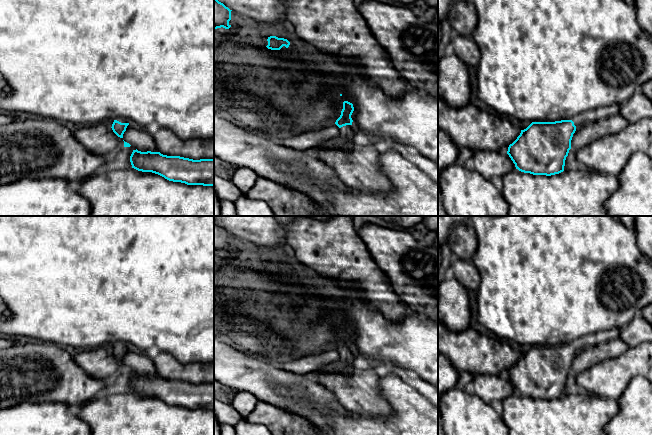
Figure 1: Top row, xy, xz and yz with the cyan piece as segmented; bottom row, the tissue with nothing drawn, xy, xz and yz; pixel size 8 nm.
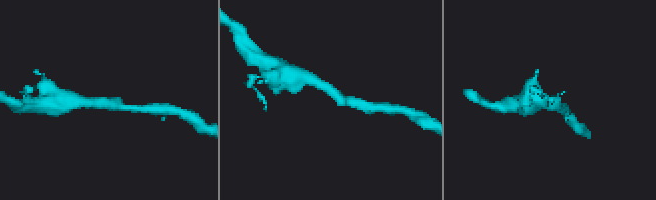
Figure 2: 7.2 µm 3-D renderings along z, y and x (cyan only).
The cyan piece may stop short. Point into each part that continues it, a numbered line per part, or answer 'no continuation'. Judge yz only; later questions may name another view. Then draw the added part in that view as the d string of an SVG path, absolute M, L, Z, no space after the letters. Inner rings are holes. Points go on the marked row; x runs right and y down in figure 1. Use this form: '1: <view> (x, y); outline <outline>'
1: yz (586, 117); outline M613 105L608 107L597 108L594 110L583 112L572 118L575 126L585 125L593 121L598 121L610 116L617 115L620 111L621 105Z

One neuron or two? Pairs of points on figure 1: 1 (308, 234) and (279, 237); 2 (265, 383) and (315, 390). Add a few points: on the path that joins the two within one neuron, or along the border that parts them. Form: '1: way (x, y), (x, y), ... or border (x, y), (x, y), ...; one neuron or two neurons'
1: border (283, 226), (287, 244); two neurons
2: way (277, 381), (291, 381), (303, 389); one neuron

